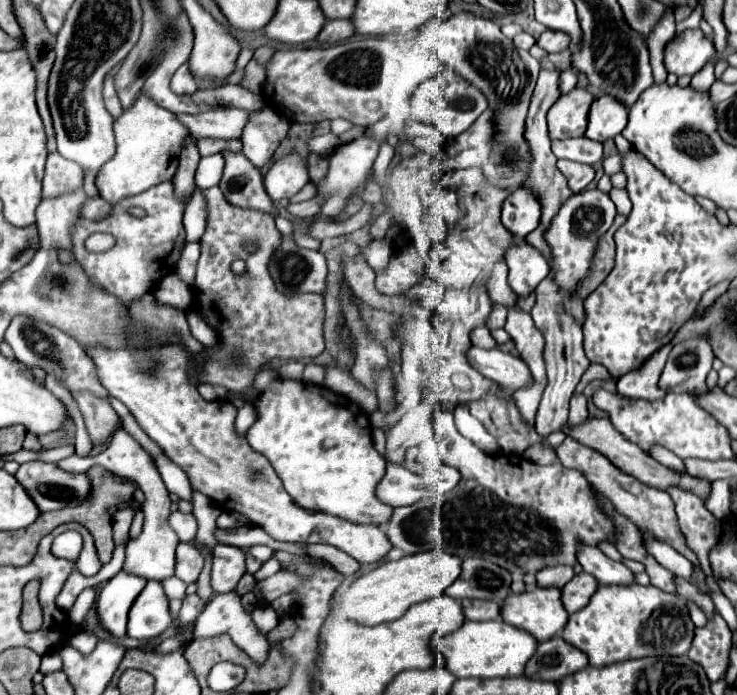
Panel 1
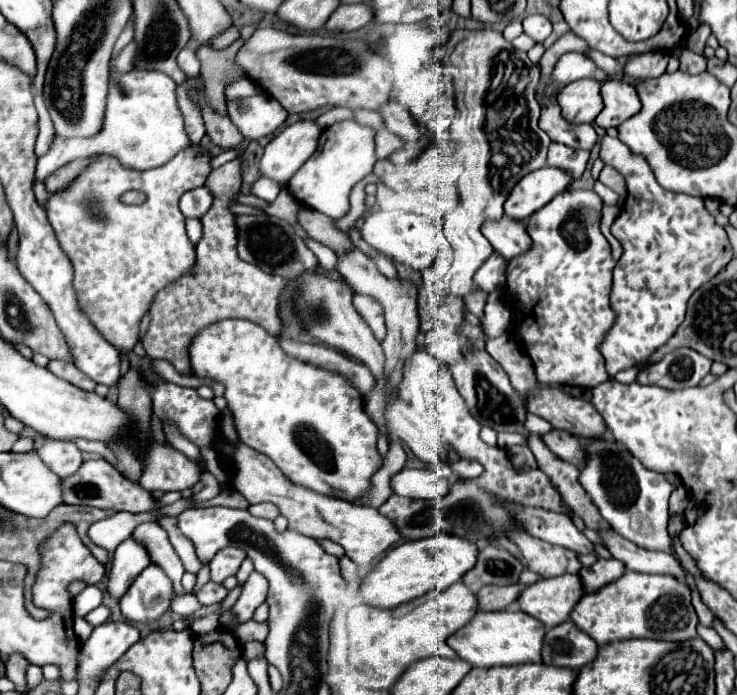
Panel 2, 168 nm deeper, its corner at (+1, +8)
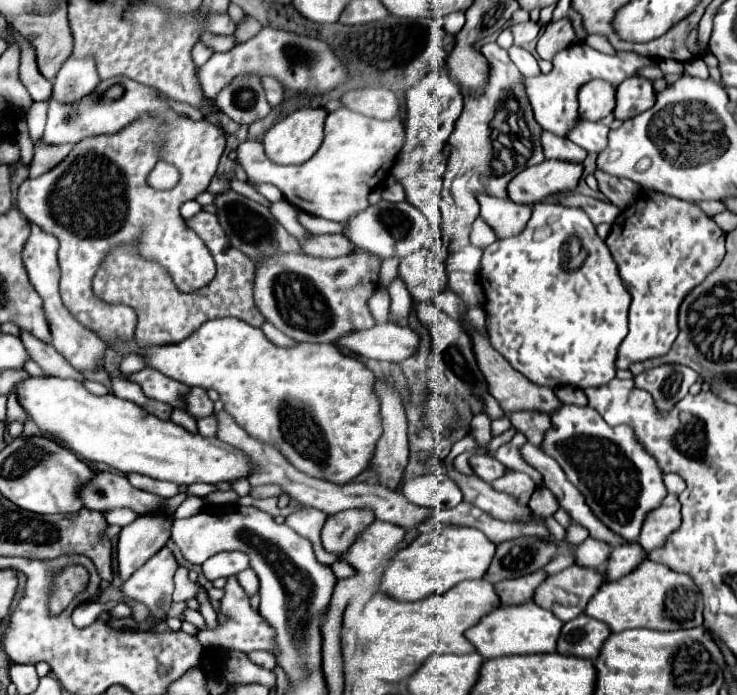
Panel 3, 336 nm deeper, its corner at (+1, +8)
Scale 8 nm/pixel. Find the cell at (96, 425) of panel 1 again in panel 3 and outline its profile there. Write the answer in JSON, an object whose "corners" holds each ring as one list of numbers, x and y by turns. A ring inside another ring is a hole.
{"corners":[[21,331,21,343,23,347,27,349,29,357,41,365,41,369,49,375,55,375,55,377,71,377,71,379,77,379,77,381,85,381,85,377,75,371,57,351,55,347,51,347,51,343,43,343,39,341,35,335,31,335,29,331]]}

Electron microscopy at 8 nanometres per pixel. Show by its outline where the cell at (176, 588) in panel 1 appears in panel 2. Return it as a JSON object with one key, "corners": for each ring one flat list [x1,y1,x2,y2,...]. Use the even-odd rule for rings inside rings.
{"corners":[[183,593,183,595,173,595,173,601,171,601,171,611,175,611,177,615,191,615,199,609,199,601,193,593]]}

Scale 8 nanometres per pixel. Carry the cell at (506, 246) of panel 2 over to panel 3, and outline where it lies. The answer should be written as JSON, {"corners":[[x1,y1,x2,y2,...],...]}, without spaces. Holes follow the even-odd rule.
{"corners":[[477,195,481,205,481,217,495,231,499,239,517,235,523,231,531,217,531,207,523,203,513,203,511,199,499,199,493,195]]}

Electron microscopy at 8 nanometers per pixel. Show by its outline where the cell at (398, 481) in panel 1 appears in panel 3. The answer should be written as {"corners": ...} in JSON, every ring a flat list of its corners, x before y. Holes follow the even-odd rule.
{"corners":[[429,473,403,483,401,493,407,501,429,509,453,509,463,501,463,493,445,473]]}

